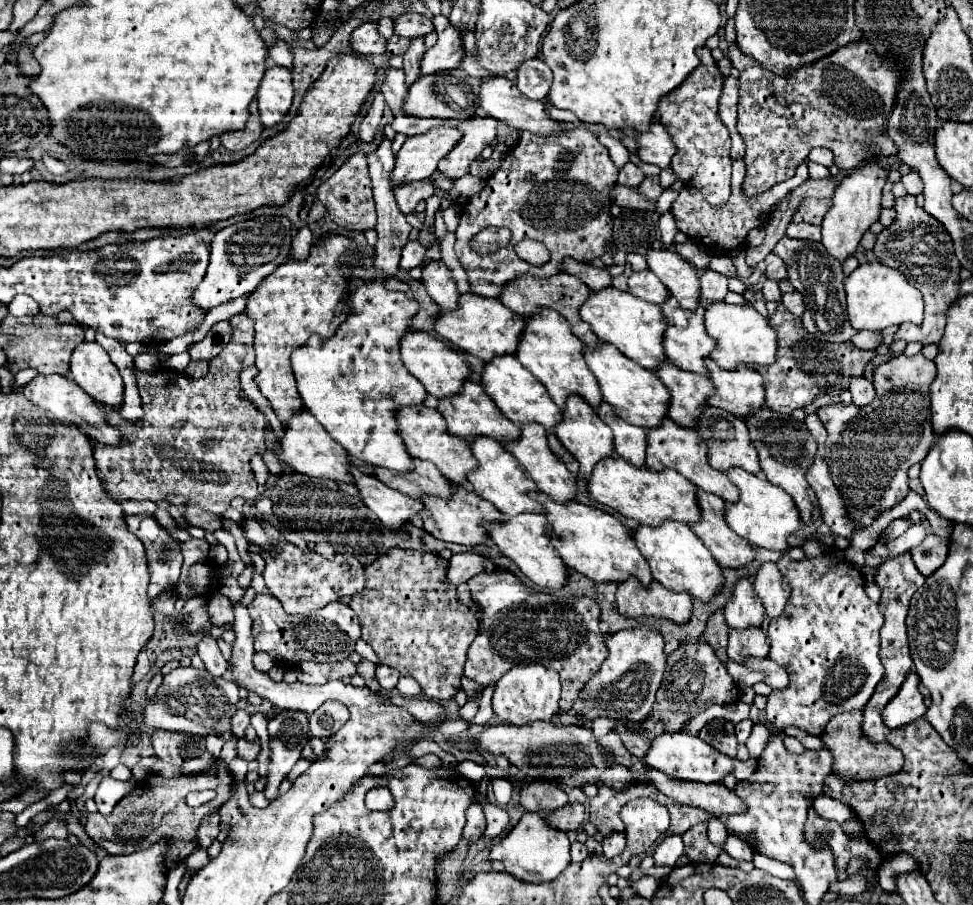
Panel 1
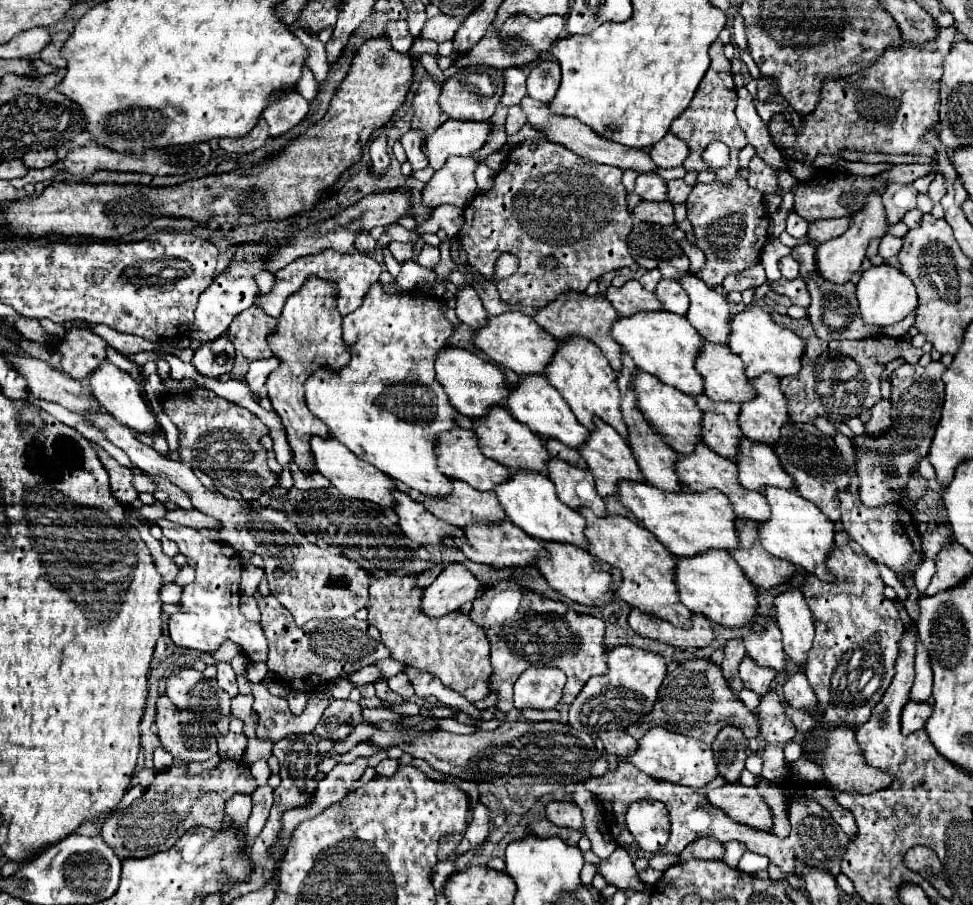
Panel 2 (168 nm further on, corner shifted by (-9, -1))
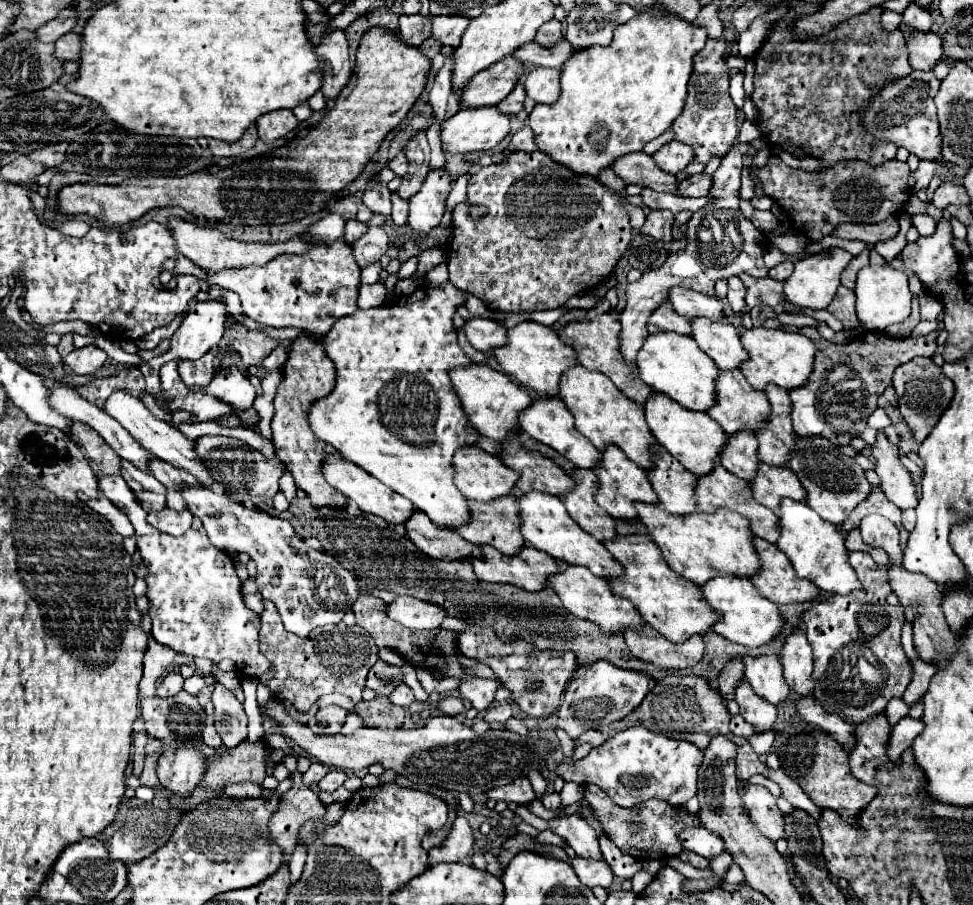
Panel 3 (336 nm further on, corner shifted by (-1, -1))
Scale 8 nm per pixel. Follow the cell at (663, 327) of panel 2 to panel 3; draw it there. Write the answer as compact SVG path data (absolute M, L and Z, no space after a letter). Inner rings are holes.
M672 332L650 334L650 338L646 338L644 346L640 348L636 364L640 370L640 378L648 386L652 386L660 394L666 394L682 408L694 412L708 412L716 404L718 368L714 366L714 360L698 348L694 338Z

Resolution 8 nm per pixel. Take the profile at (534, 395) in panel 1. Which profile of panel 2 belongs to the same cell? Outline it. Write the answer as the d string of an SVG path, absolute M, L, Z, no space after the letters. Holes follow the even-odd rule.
M526 374L526 376L520 376L518 386L510 388L510 396L508 396L506 406L508 406L508 412L518 422L526 424L530 430L534 430L542 438L556 438L556 440L564 442L566 446L578 448L584 442L584 438L590 434L590 430L584 428L576 420L576 416L572 414L570 406L560 396L560 392L542 374Z

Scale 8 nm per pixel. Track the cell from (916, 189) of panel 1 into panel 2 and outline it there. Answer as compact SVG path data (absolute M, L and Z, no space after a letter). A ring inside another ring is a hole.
M936 174L936 178L932 180L932 184L930 184L930 188L928 188L928 196L930 196L930 200L932 200L934 204L938 204L944 194L946 194L946 190L944 190L944 178L942 178L940 174Z

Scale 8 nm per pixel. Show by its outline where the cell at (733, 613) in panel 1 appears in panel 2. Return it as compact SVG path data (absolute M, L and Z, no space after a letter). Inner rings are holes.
M768 618L764 628L760 632L750 632L750 636L744 638L744 646L750 658L754 658L760 666L774 668L780 672L786 662L786 654L782 650L782 640L780 640L780 630L774 622L774 618Z

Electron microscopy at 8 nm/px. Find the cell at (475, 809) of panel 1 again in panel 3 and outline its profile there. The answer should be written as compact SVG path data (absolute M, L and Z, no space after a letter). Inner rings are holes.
M458 816L454 820L454 826L448 834L448 838L440 844L440 848L430 850L430 864L438 862L464 862L474 850L474 836L466 822L466 818Z

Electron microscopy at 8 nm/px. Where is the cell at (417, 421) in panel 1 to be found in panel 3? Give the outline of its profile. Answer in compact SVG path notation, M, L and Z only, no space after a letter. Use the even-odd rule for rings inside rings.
M464 446L454 454L454 484L468 500L492 502L496 498L502 498L512 492L518 478L520 474L516 470L508 468L498 456L484 452L480 446Z

